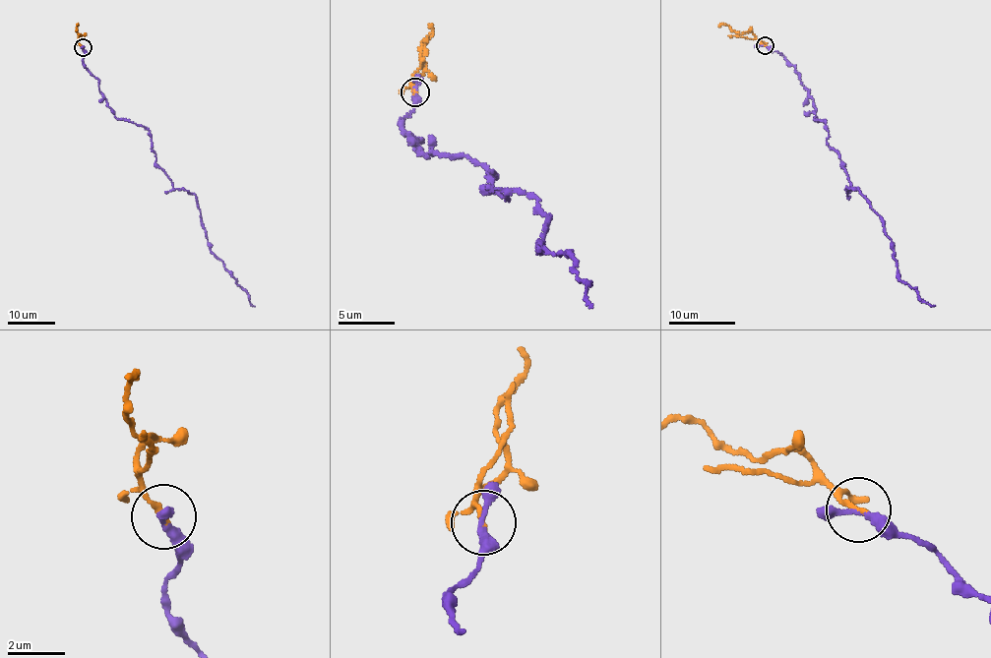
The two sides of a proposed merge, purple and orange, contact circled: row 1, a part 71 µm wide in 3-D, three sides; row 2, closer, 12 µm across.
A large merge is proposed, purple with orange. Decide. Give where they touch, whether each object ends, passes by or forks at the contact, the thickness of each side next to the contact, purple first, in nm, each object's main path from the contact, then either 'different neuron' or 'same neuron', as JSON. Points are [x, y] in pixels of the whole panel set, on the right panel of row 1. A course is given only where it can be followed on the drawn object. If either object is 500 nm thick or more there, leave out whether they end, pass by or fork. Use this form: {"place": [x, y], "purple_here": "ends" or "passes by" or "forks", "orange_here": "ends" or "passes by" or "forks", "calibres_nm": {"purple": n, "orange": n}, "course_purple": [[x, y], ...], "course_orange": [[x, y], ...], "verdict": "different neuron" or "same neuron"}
{"place": [765, 45], "purple_here": "passes by", "orange_here": "ends", "calibres_nm": {"purple": 200, "orange": 190}, "course_purple": [[765, 45], [791, 64], [813, 98], [848, 191], [859, 190], [881, 218], [898, 278], [935, 305]], "course_orange": [[765, 45], [750, 32], [739, 34], [726, 25], [718, 27]], "verdict": "same neuron"}

